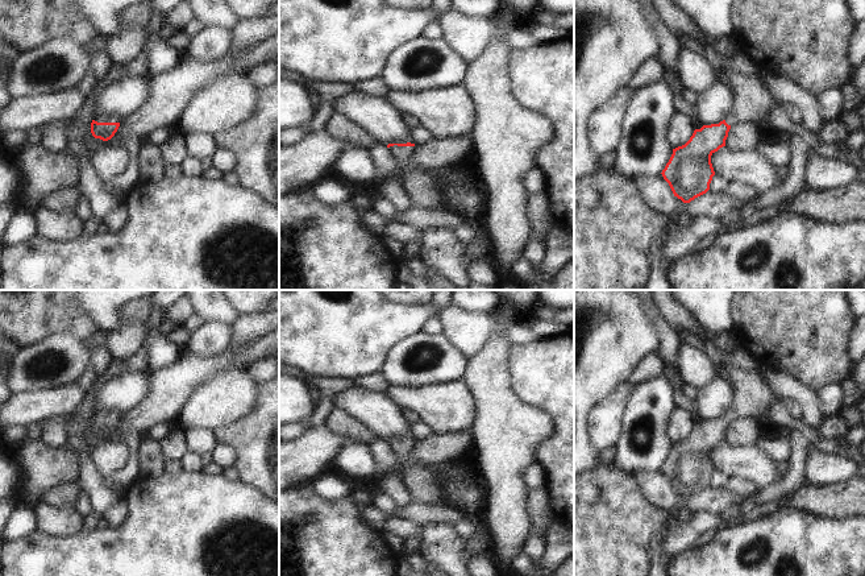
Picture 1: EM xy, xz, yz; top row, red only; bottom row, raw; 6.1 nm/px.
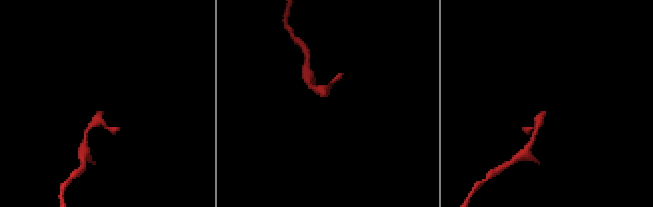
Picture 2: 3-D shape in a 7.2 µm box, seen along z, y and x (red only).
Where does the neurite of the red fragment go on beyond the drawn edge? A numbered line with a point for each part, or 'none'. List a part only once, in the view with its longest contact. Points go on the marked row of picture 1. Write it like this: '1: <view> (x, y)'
1: xy (102, 119)

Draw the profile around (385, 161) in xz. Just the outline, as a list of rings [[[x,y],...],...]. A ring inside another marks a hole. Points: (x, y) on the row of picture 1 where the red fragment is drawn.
[[[373,144],[367,150],[378,171],[378,178],[383,178],[388,174],[399,174],[396,157],[392,154],[390,148],[382,144]]]

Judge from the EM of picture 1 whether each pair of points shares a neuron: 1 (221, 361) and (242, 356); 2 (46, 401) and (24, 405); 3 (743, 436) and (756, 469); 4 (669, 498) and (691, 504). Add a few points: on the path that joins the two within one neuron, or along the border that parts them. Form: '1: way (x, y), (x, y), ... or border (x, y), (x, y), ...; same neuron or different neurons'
1: way (227, 360), (237, 356); same neuron
2: way (41, 405), (29, 405); same neuron
3: border (724, 442), (730, 444), (755, 444); different neurons
4: border (682, 498), (683, 506), (691, 513); different neurons

